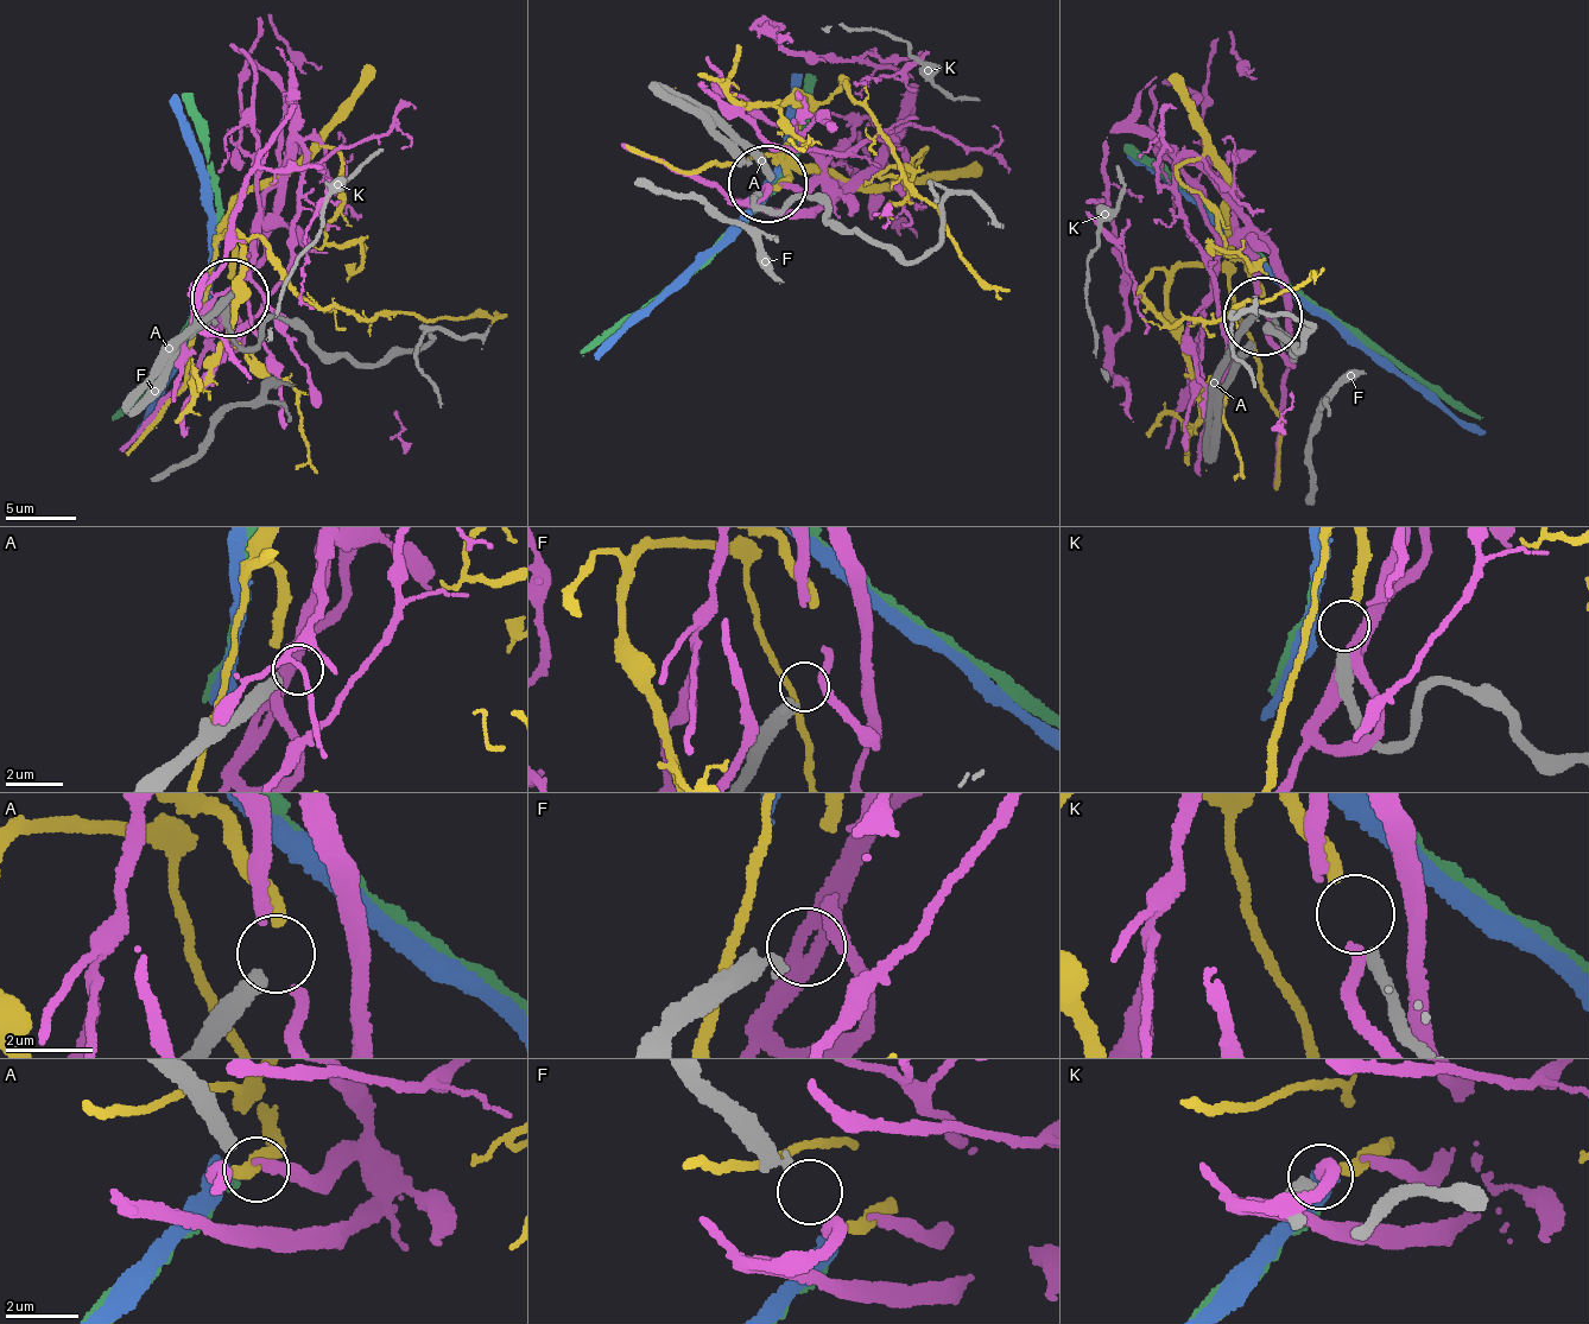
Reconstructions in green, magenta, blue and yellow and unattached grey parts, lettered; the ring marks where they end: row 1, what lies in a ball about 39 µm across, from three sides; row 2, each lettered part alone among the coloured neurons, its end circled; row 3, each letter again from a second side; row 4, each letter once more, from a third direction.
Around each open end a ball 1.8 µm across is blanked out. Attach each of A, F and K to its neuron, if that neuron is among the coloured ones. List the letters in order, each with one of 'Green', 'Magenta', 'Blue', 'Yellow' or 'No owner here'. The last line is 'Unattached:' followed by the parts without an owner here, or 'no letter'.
A: No owner here
F: No owner here
K: Yellow
Unattached: A, F

